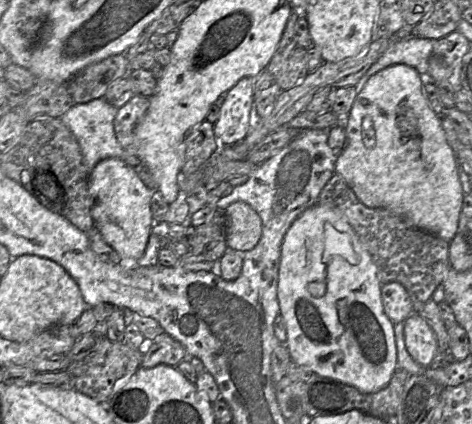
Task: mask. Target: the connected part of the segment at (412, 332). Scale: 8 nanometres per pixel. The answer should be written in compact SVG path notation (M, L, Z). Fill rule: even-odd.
M412 313L403 323L405 345L412 359L423 367L436 363L438 343L427 322L419 314Z

